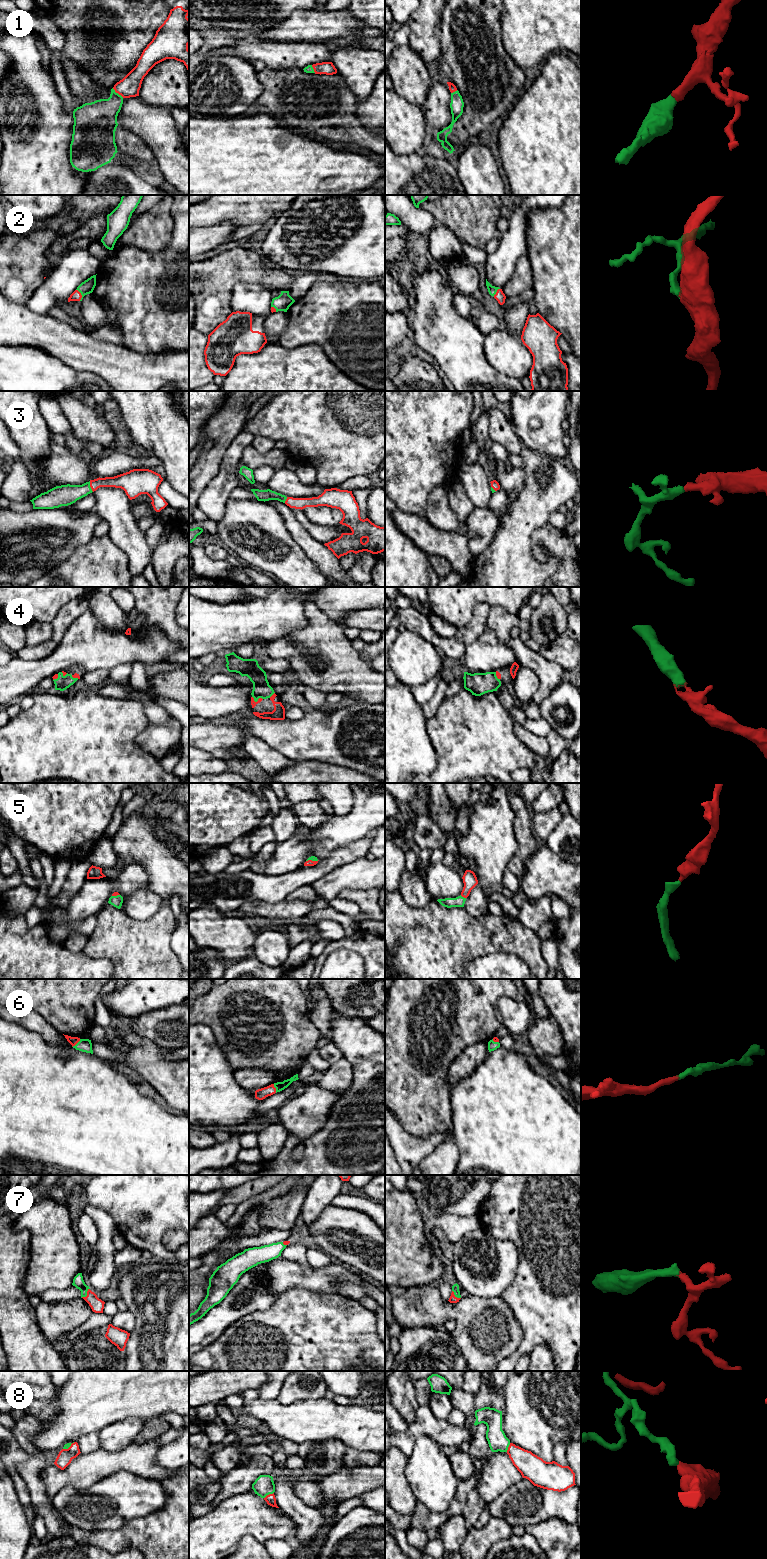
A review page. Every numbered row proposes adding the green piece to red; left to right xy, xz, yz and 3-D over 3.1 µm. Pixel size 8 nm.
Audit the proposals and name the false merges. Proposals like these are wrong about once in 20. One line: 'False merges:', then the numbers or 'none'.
False merges: none

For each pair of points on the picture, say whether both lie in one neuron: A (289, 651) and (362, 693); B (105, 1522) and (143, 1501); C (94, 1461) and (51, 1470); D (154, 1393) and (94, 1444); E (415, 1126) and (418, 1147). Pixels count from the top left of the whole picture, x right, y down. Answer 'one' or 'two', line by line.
A: one
B: one
C: one
D: two
E: two

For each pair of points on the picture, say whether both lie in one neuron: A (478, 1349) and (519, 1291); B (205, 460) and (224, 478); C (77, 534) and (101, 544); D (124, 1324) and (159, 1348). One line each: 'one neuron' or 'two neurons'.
A: two neurons
B: two neurons
C: two neurons
D: two neurons

